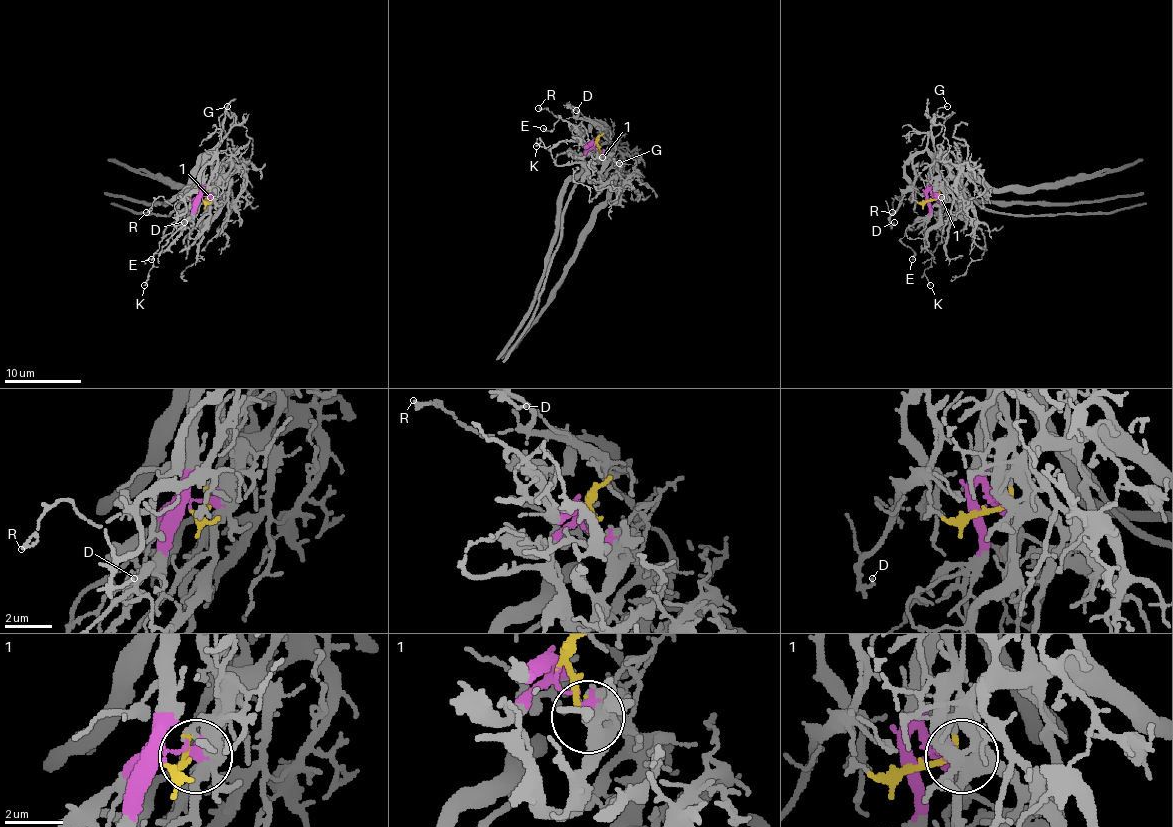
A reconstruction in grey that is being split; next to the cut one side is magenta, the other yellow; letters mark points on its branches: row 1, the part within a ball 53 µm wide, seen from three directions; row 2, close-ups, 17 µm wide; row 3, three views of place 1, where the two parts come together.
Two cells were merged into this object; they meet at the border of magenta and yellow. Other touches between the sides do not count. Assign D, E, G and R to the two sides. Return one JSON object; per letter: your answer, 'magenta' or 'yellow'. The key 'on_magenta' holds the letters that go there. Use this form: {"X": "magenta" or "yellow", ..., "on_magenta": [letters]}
{"D": "magenta", "E": "magenta", "G": "magenta", "R": "magenta", "on_magenta": ["D", "E", "G", "R"]}

